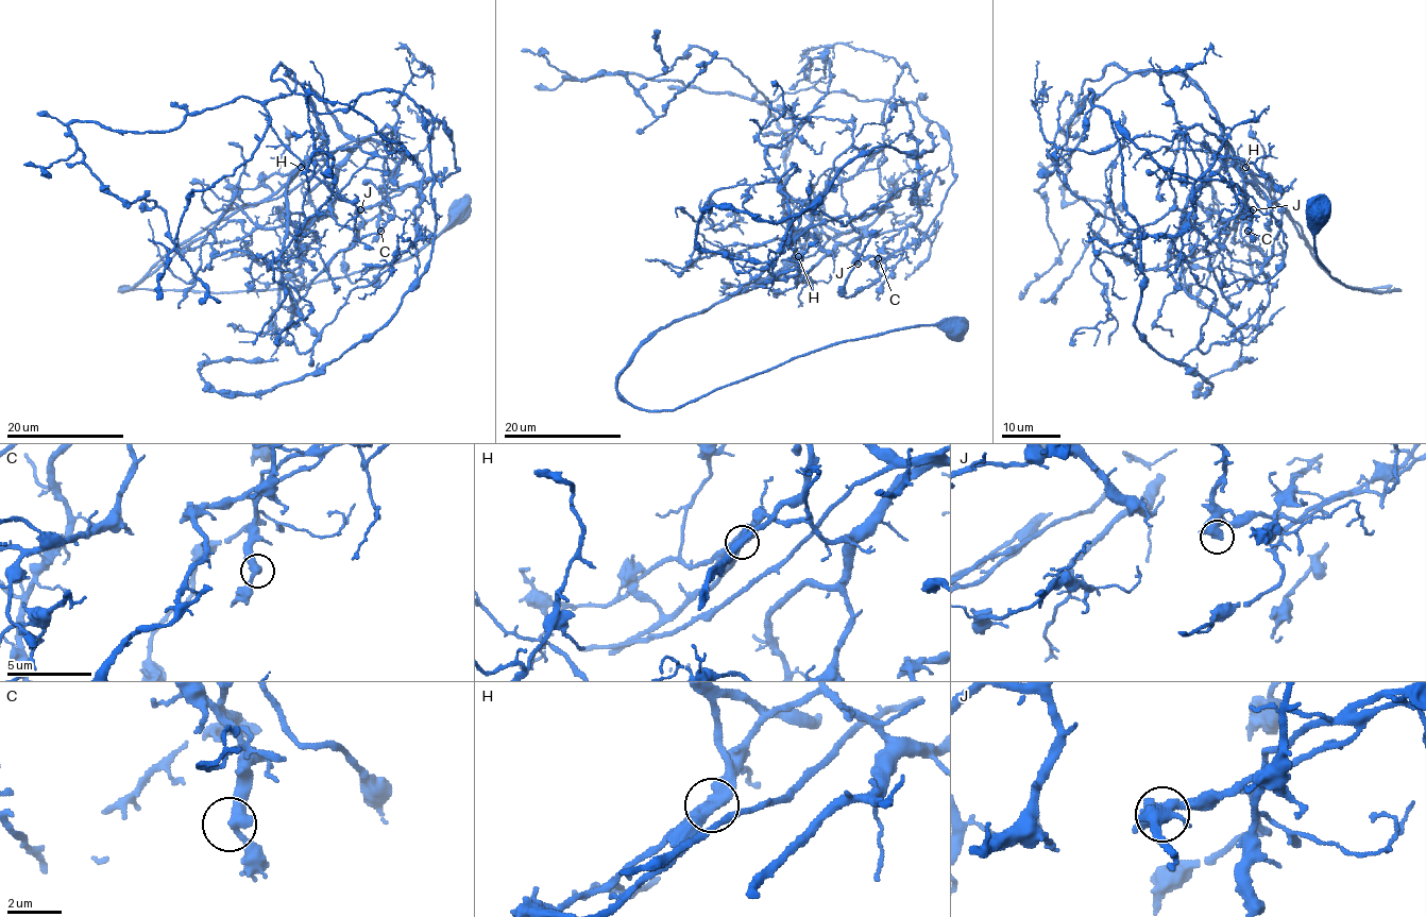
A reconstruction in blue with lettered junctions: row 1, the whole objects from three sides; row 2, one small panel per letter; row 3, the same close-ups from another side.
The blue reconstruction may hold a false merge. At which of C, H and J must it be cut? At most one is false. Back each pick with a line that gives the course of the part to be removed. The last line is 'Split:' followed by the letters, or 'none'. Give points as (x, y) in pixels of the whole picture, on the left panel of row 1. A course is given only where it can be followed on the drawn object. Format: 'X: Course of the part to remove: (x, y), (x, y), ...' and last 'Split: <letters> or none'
H: Course of the part to remove: (300, 167), (323, 131), (288, 69), (285, 97), (168, 131), (68, 124), (219, 302)
Split: H

